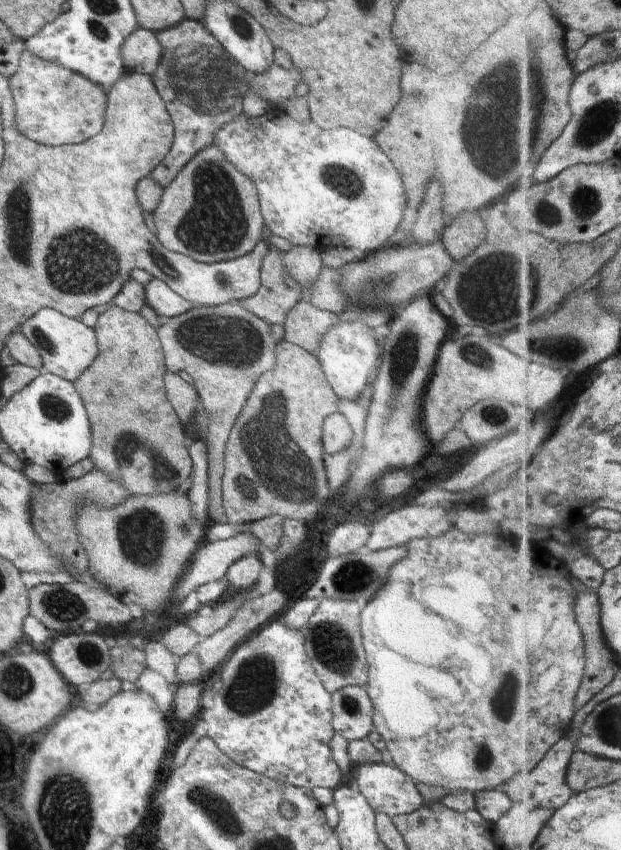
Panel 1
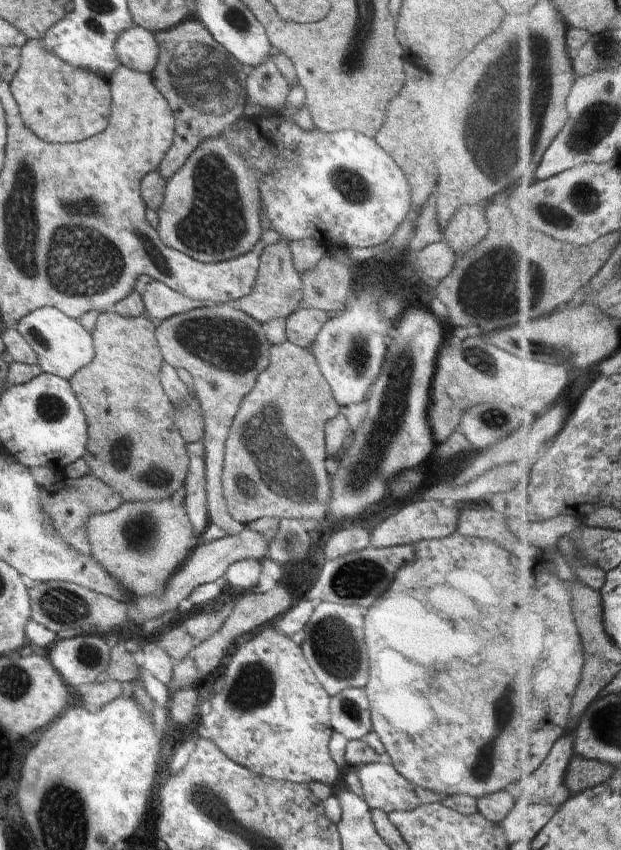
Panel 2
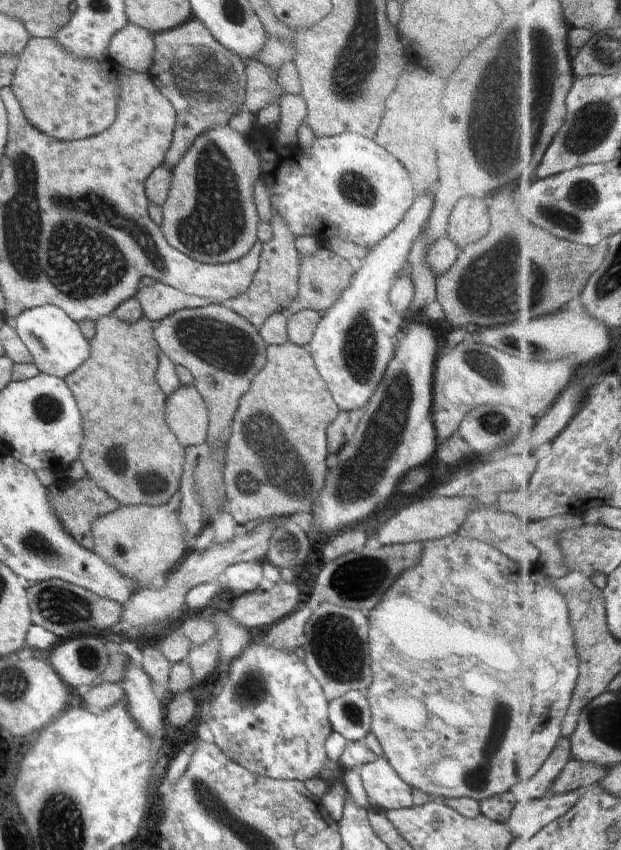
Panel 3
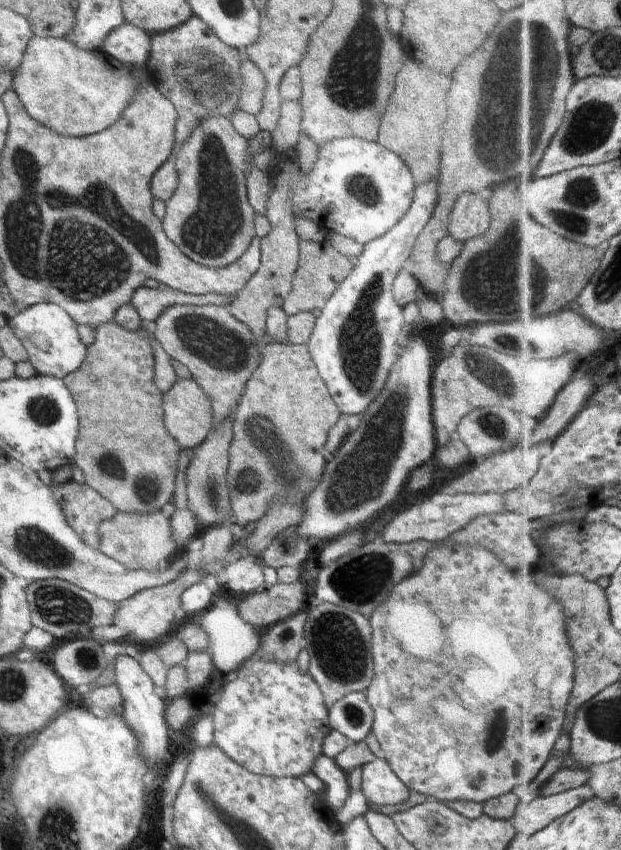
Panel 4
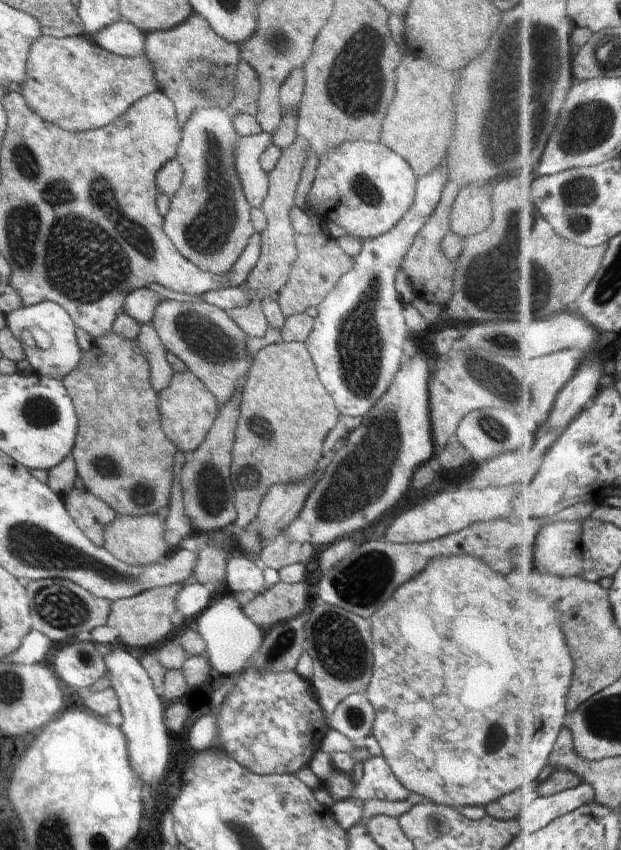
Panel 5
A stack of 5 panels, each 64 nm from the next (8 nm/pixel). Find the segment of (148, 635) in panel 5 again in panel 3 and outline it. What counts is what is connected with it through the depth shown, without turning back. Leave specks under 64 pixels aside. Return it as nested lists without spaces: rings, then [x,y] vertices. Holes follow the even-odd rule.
[[[278,521],[260,524],[256,528],[246,532],[244,535],[236,536],[230,542],[224,544],[211,544],[204,550],[193,550],[182,559],[176,568],[167,575],[167,581],[162,588],[140,590],[133,592],[130,600],[123,604],[122,622],[126,622],[132,628],[132,633],[136,633],[140,626],[152,626],[158,622],[171,621],[181,614],[181,605],[185,602],[188,590],[192,590],[199,584],[218,582],[218,578],[228,566],[242,561],[259,561],[265,560],[266,551],[270,536],[274,528],[278,526]]]

